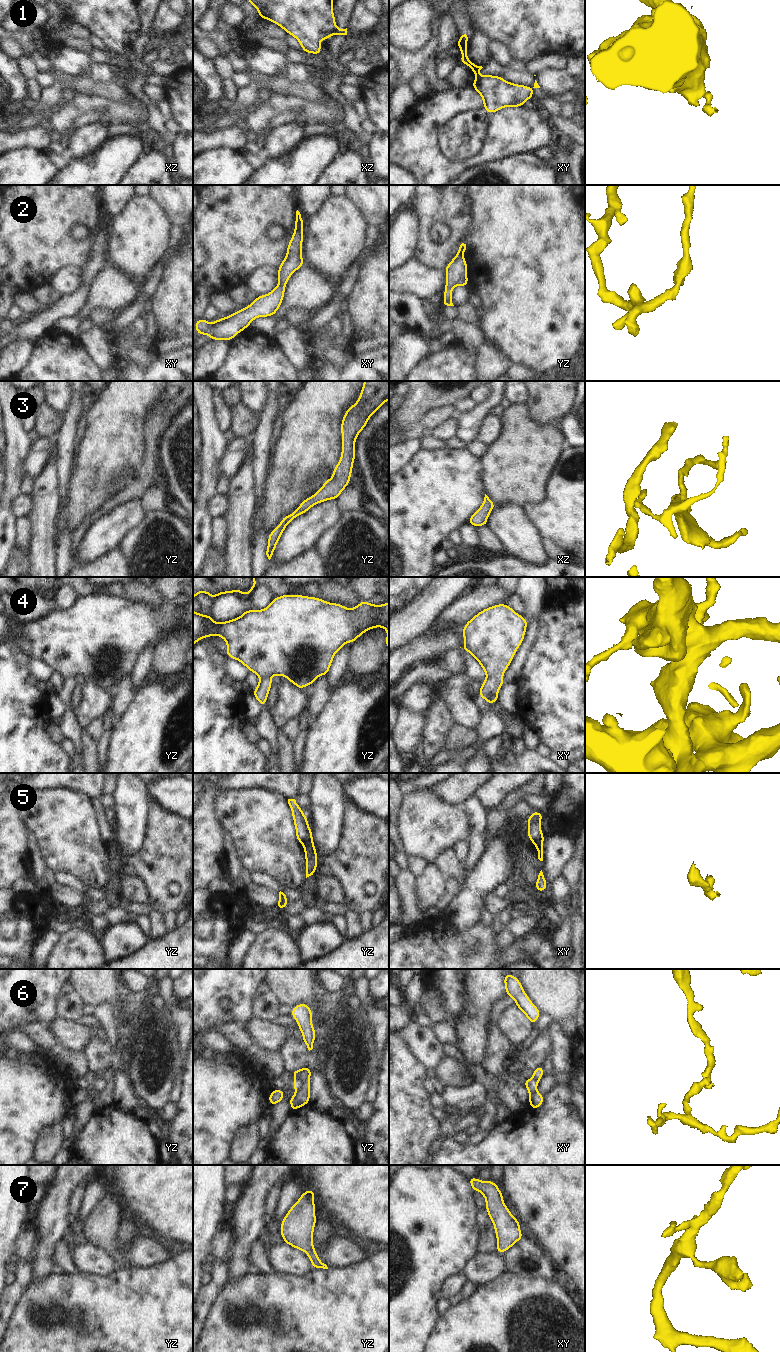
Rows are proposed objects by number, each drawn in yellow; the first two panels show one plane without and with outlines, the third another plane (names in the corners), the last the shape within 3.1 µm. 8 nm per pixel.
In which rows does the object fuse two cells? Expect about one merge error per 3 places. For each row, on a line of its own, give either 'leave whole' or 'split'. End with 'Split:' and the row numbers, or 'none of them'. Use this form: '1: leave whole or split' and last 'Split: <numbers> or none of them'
1: split
2: leave whole
3: leave whole
4: leave whole
5: split
6: split
7: leave whole
Split: 1, 5, 6

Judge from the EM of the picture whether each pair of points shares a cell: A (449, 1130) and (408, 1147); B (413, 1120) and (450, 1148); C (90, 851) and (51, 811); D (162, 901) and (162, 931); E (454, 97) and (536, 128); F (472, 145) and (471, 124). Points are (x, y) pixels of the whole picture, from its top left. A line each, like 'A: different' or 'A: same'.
A: different
B: different
C: same
D: different
E: same
F: same

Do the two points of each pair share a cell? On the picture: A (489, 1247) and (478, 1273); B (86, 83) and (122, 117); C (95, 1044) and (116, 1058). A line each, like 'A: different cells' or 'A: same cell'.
A: different cells
B: different cells
C: same cell

